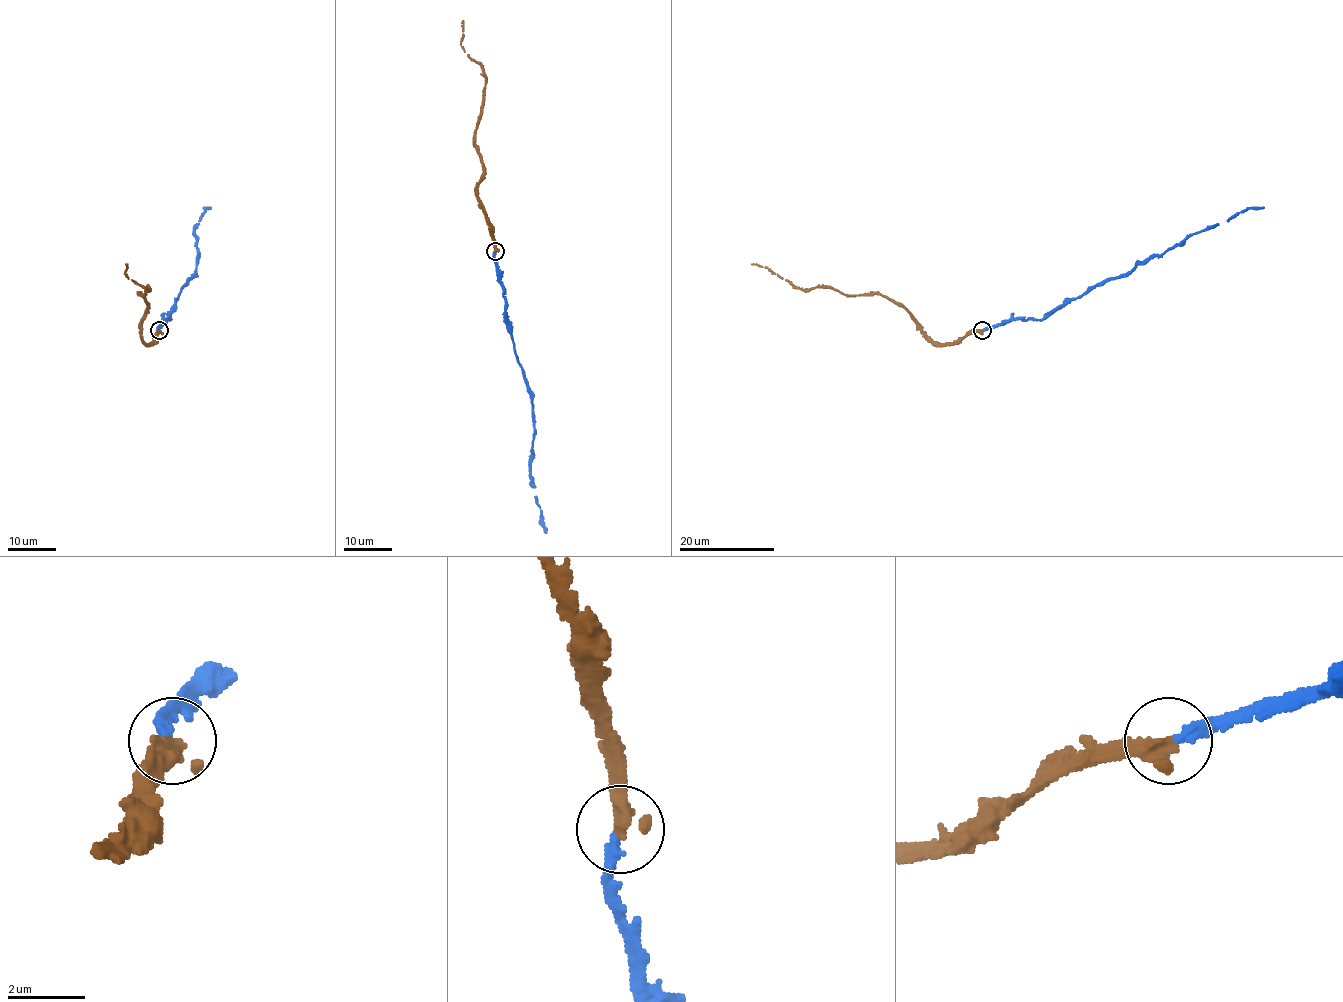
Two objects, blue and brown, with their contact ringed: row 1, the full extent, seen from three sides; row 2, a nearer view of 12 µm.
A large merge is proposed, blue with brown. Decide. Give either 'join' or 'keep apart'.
join

